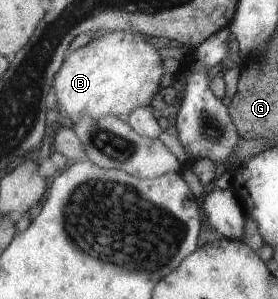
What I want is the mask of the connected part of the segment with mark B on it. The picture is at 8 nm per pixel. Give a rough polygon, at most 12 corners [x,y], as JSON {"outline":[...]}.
{"outline":[[141,32],[69,52],[57,104],[126,118],[151,107],[165,69]]}

